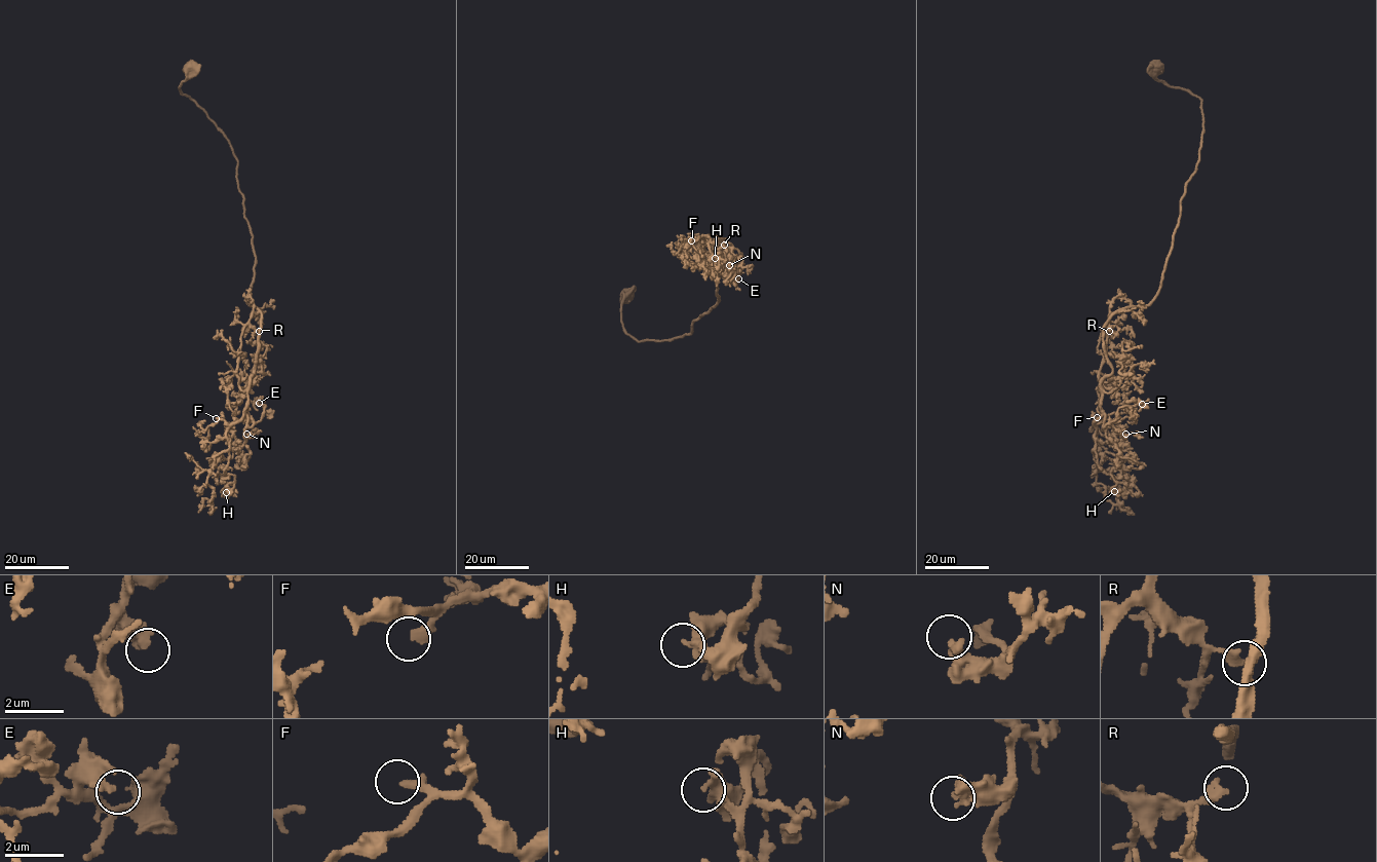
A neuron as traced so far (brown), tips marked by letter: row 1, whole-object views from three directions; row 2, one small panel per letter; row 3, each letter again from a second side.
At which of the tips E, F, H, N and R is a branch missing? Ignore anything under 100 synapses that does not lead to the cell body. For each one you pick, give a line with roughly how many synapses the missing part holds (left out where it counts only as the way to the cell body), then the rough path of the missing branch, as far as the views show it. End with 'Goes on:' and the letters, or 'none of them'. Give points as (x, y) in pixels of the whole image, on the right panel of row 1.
F: Roughly 120 synapses. Course of what is missing: (1097, 417), (1106, 417), (1121, 406)
Goes on: F

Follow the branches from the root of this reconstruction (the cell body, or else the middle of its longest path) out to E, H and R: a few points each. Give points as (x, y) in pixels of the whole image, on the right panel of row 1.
E: (1154, 67), (1201, 100), (1205, 133), (1158, 293), (1104, 327), (1104, 426), (1142, 404)
H: (1154, 67), (1201, 100), (1205, 133), (1158, 293), (1104, 327), (1112, 372), (1093, 424), (1114, 491)
R: (1154, 67), (1155, 78), (1201, 100), (1199, 158), (1180, 201), (1158, 293), (1148, 304), (1110, 312), (1109, 331)

